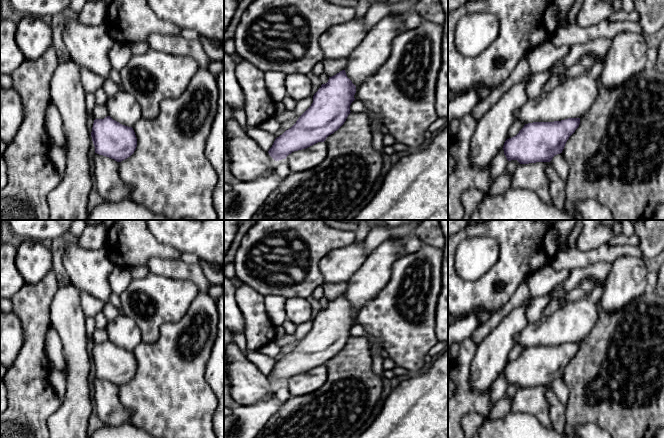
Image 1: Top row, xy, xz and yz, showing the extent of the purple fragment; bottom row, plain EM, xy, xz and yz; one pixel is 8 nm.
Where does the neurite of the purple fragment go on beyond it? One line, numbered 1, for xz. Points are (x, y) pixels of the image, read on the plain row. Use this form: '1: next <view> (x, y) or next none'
1: next none

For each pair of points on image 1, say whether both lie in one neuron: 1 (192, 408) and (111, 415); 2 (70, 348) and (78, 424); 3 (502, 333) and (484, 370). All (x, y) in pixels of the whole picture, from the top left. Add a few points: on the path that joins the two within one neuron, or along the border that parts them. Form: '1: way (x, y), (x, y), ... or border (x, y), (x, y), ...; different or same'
1: border (118, 393), (120, 402), (131, 411), (127, 421); different
2: way (77, 367), (77, 405); same
3: way (499, 342), (489, 361); same

